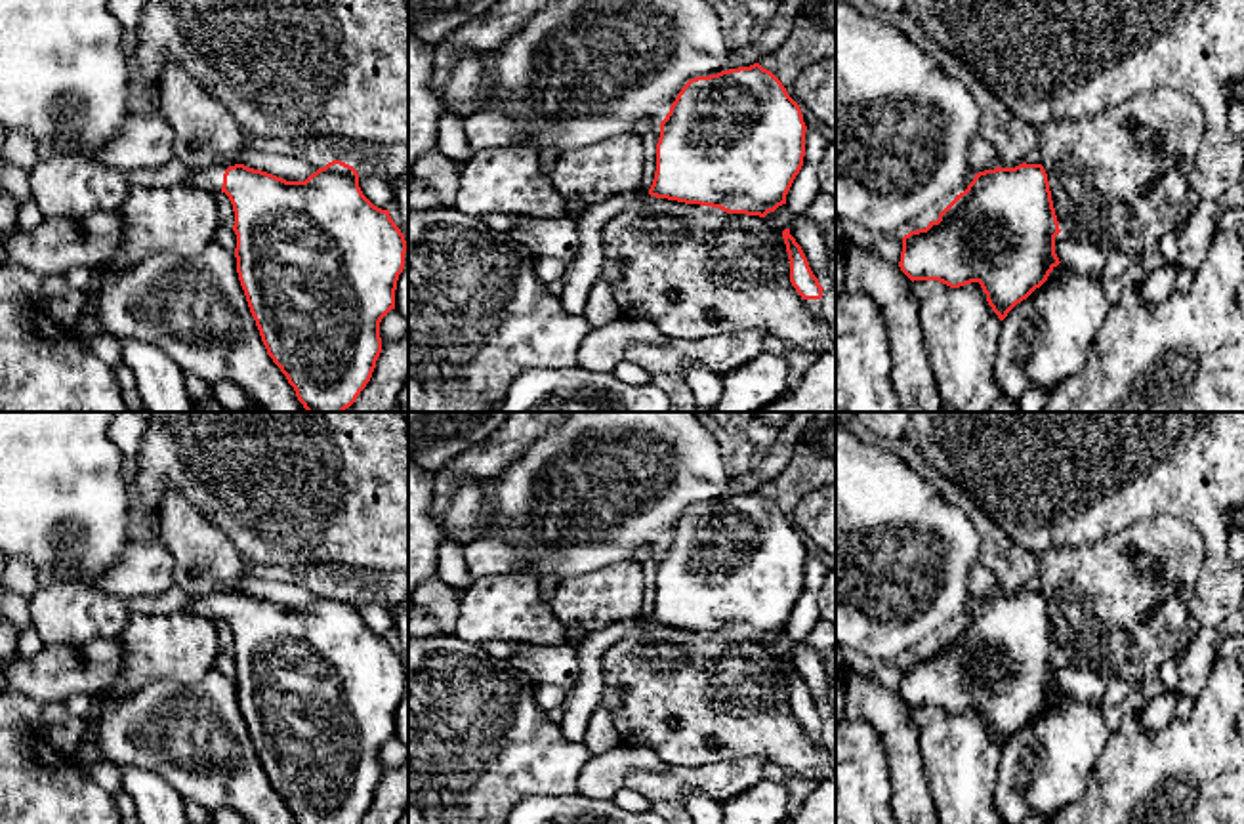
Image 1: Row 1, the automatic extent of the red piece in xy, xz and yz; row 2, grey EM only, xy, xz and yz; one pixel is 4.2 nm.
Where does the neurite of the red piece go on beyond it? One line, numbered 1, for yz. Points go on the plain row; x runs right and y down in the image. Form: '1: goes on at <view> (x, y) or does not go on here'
1: does not go on here

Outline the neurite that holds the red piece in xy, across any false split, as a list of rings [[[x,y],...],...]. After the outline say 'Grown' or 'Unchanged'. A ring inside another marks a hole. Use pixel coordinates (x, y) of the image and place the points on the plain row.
[[[332,587],[305,608],[286,608],[273,601],[235,591],[218,601],[195,595],[187,614],[225,620],[233,631],[237,662],[237,700],[267,782],[286,803],[296,824],[359,824],[372,805],[382,780],[380,750],[395,736],[395,717],[404,696],[406,668],[389,643],[374,633],[359,614],[353,593]]]. Grown

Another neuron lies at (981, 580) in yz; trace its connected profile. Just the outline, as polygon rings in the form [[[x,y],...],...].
[[[975,563],[967,578],[969,595],[979,601],[998,587],[996,576],[985,565]]]

